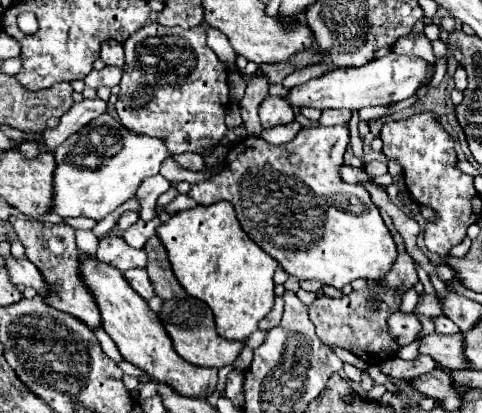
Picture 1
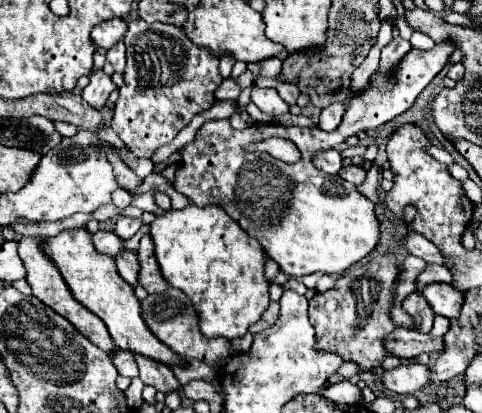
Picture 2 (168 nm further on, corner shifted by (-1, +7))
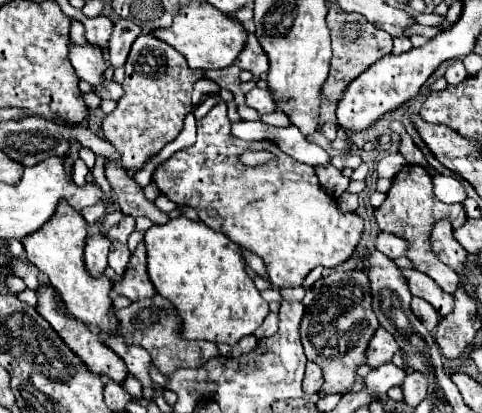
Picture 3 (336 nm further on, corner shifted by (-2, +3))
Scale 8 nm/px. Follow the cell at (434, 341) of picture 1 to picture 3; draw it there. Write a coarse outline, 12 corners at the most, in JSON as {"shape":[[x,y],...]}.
{"shape":[[376,329],[366,349],[370,367],[392,361],[398,343],[386,329]]}

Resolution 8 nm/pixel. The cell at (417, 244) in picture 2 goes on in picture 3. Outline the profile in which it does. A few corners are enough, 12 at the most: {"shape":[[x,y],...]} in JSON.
{"shape":[[380,233],[374,247],[390,259],[404,257],[406,241]]}

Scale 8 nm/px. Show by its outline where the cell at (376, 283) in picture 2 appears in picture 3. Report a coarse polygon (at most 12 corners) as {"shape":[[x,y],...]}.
{"shape":[[332,271],[300,339],[320,397],[354,385],[378,329],[366,271]]}

